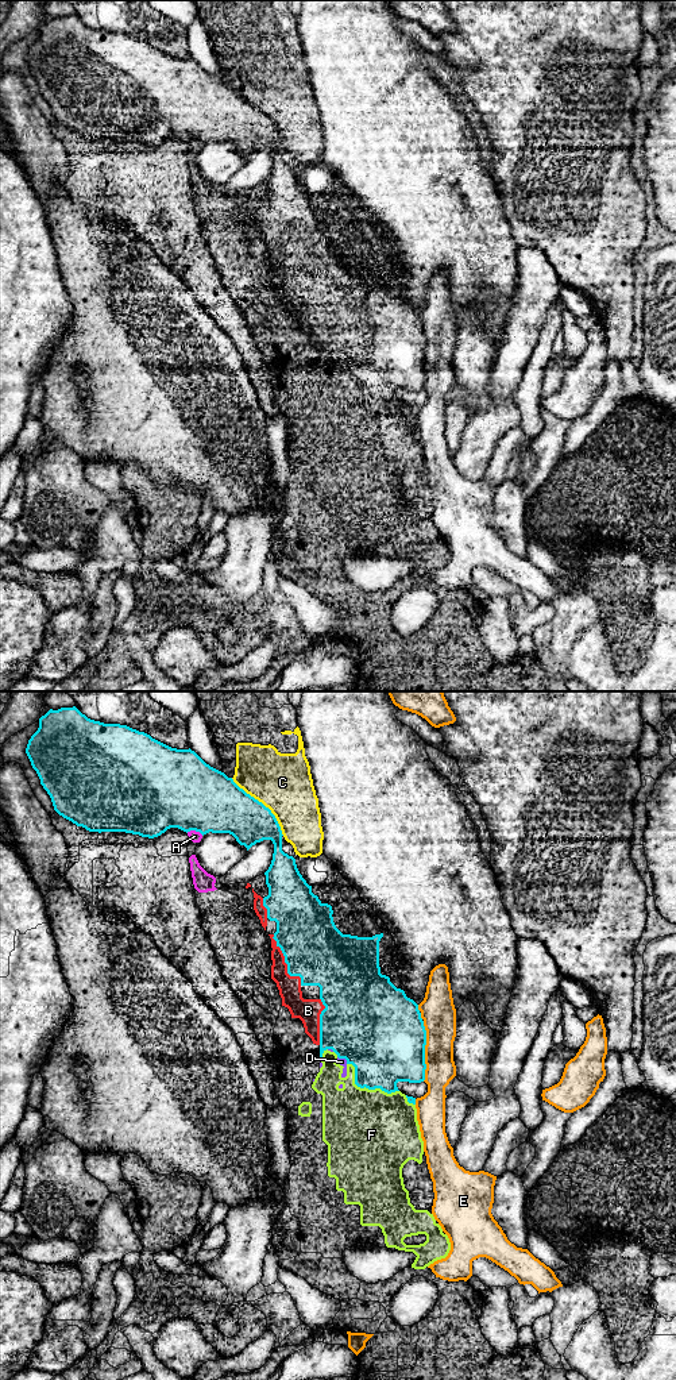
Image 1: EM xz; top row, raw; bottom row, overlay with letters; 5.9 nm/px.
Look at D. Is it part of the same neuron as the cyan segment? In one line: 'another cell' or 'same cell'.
another cell

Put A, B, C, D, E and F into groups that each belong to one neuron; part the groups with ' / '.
A F / B / C / D / E

